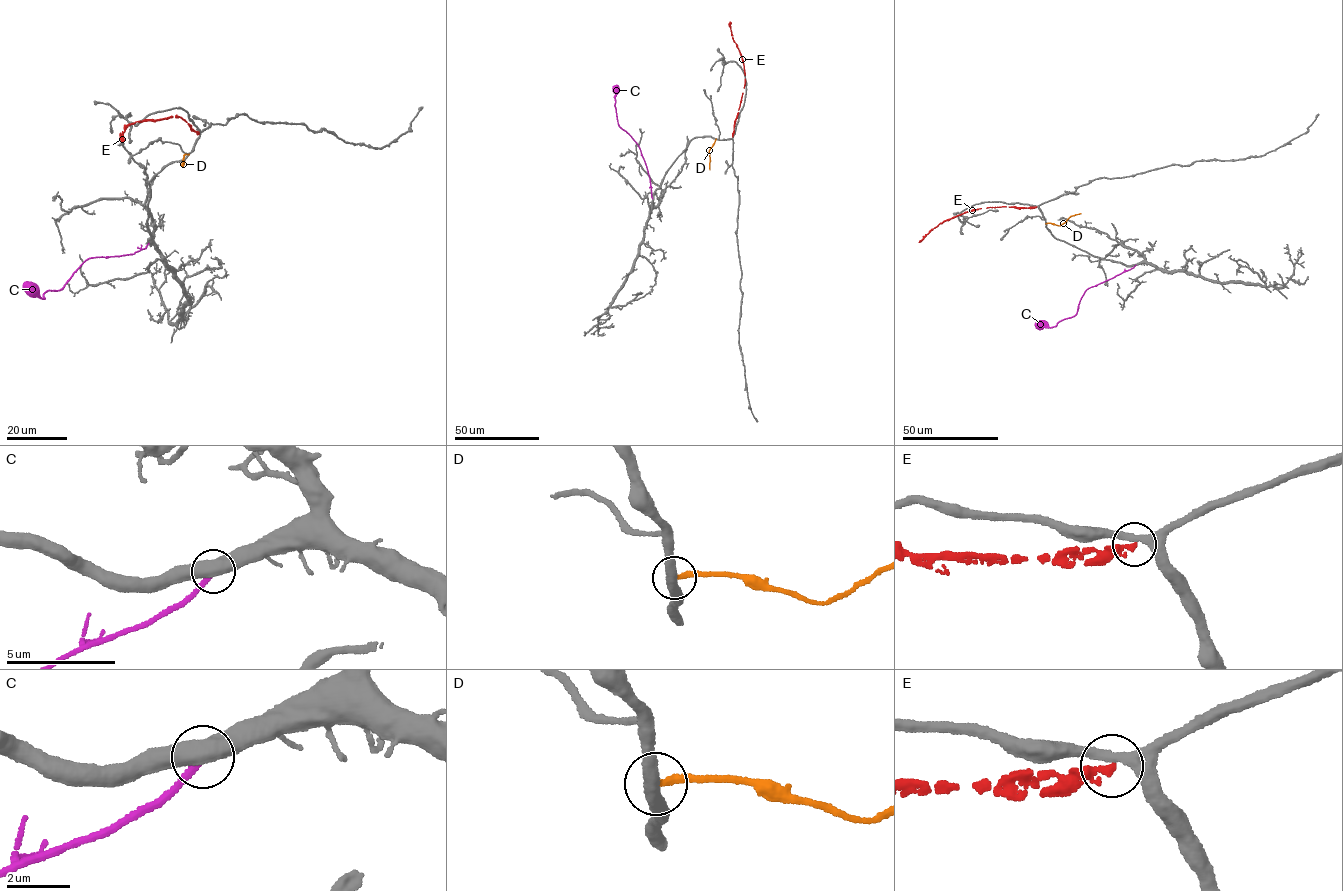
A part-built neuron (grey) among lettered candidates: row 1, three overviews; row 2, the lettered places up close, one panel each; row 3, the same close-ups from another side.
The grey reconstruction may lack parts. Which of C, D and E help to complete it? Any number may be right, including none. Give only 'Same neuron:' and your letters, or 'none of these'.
Same neuron: C

